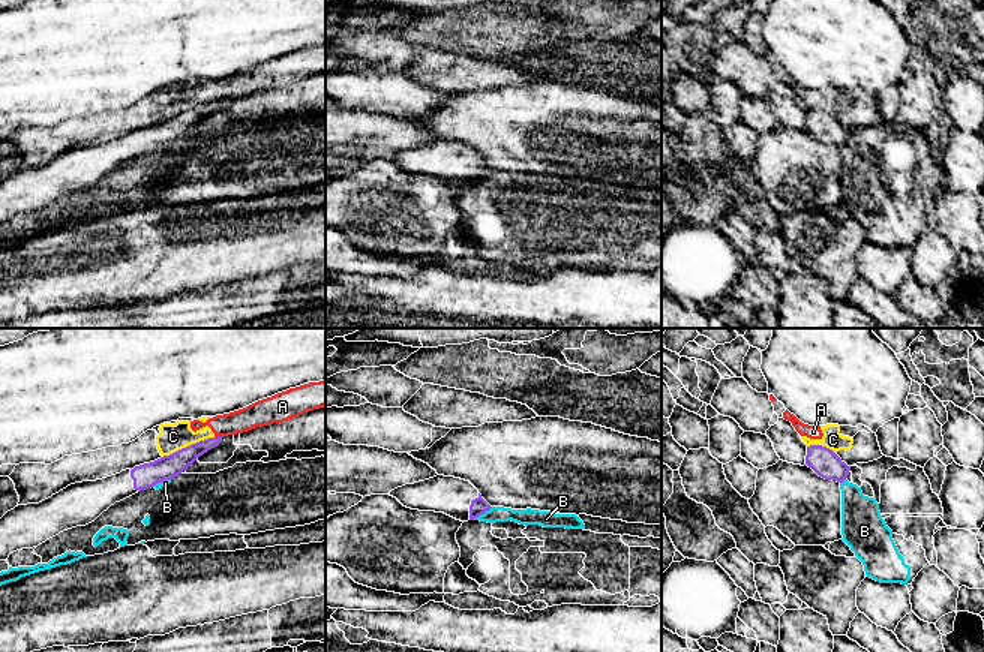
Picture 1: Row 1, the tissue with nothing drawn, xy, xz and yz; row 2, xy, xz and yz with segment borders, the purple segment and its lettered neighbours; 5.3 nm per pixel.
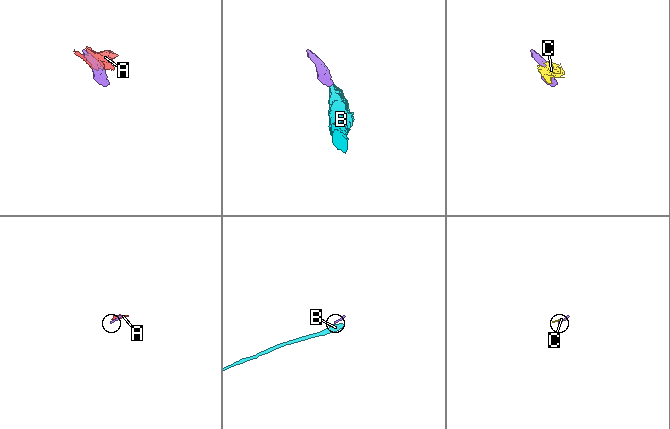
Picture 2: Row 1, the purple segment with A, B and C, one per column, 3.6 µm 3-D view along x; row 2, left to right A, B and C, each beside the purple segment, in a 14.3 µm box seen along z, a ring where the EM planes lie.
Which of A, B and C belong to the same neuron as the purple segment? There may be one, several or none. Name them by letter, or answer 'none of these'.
none of these

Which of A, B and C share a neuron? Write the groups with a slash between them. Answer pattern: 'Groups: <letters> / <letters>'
Groups: A C / B

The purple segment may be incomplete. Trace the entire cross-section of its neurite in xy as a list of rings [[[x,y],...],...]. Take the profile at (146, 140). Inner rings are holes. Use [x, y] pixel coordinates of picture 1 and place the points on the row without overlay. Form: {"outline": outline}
{"outline": [[[222,102],[200,105],[102,144],[70,148],[39,168],[15,171],[0,183],[0,225],[8,225],[16,214],[38,211],[63,195],[86,190],[116,166],[172,144],[200,120],[218,111]]]}

